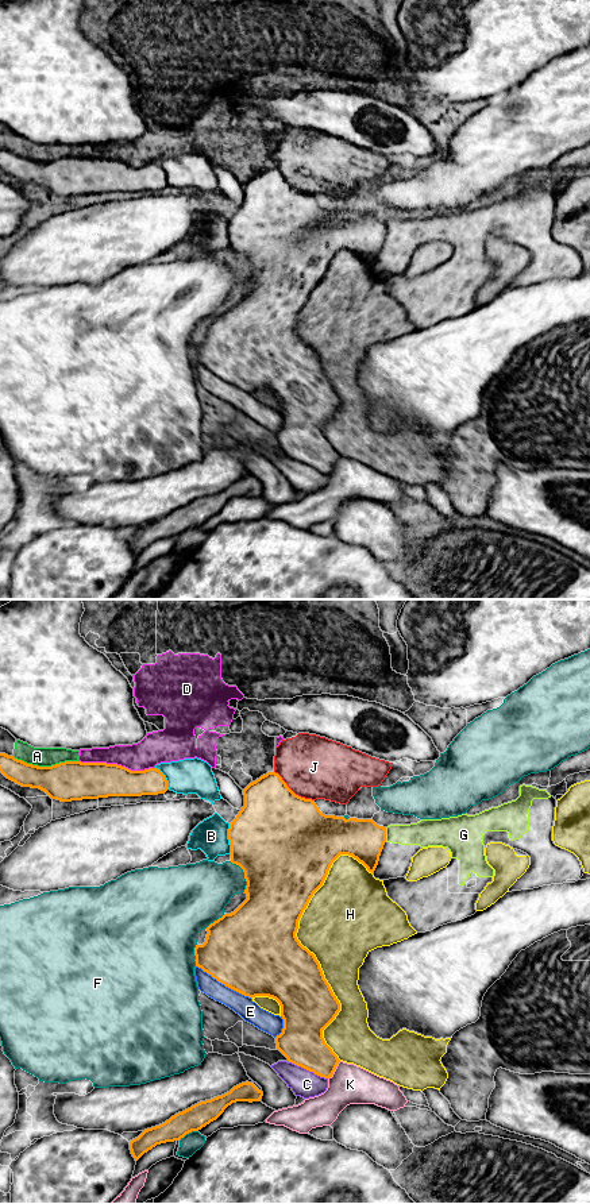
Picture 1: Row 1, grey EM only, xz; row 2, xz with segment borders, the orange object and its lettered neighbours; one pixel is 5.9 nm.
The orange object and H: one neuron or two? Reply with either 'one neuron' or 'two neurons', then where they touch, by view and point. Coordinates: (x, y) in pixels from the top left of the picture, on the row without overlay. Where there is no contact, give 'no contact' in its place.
two neurons | xz (312, 348)

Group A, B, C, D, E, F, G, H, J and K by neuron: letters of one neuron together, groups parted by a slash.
A D / B E G / C / F / H / J / K

